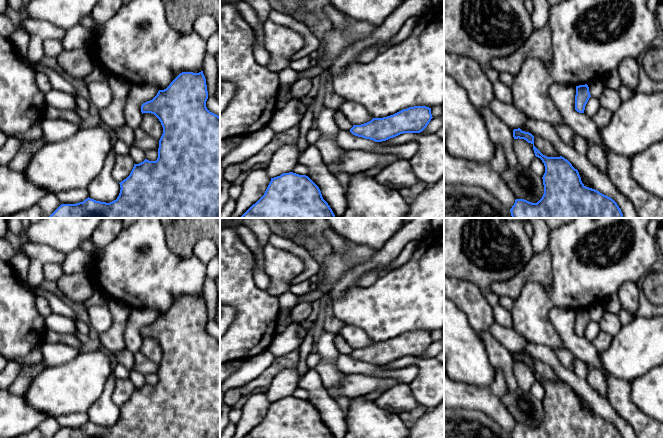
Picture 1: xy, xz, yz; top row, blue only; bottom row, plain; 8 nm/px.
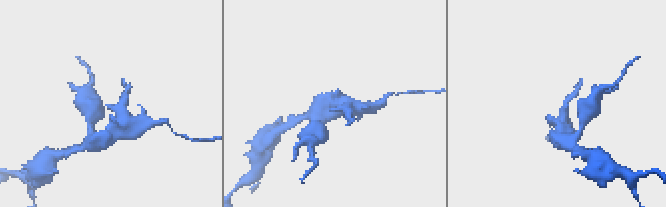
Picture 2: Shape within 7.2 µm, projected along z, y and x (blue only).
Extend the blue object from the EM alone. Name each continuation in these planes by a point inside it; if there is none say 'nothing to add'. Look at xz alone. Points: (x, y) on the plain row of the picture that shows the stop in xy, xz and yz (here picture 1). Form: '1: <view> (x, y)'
nothing to add

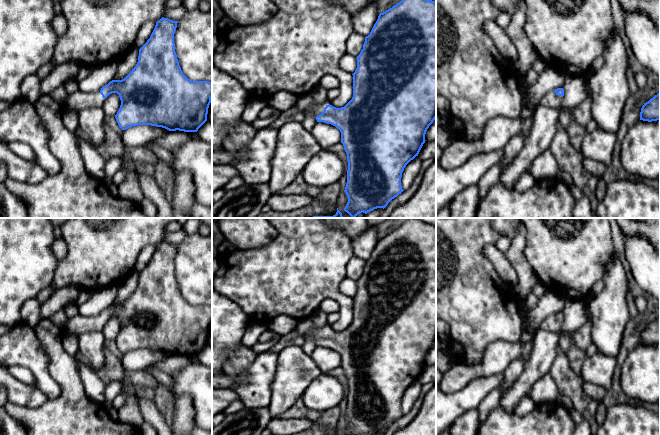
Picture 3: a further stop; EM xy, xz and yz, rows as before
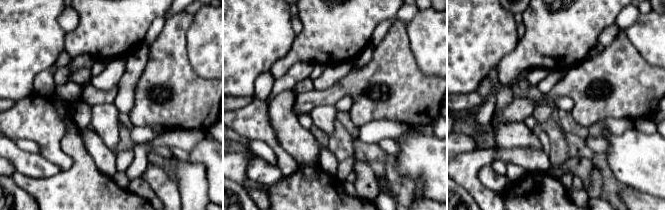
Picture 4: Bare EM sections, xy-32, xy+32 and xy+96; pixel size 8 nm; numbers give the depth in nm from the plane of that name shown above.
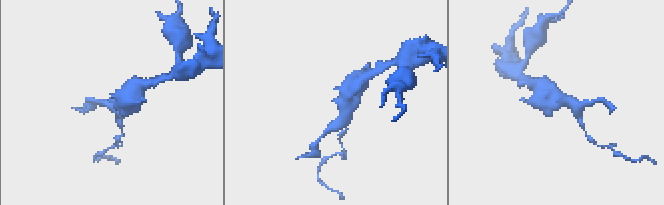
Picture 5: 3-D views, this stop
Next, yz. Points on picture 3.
1: yz (550, 323)

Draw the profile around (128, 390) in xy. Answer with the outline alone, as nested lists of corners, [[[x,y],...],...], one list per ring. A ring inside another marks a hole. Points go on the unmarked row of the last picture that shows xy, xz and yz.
[[[131,382],[125,383],[120,394],[112,402],[114,409],[119,410],[125,404],[127,399],[134,395],[136,395],[136,388]]]

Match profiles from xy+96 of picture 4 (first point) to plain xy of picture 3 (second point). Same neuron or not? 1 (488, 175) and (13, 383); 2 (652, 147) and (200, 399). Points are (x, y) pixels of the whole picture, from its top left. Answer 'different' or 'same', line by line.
1: same
2: same

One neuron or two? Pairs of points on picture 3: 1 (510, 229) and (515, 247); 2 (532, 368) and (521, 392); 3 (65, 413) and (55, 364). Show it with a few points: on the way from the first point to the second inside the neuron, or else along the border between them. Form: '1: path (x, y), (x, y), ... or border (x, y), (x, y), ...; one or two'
1: border (517, 228), (517, 233), (511, 241); two
2: path (530, 374), (522, 386); one
3: path (68, 401), (67, 376); one

